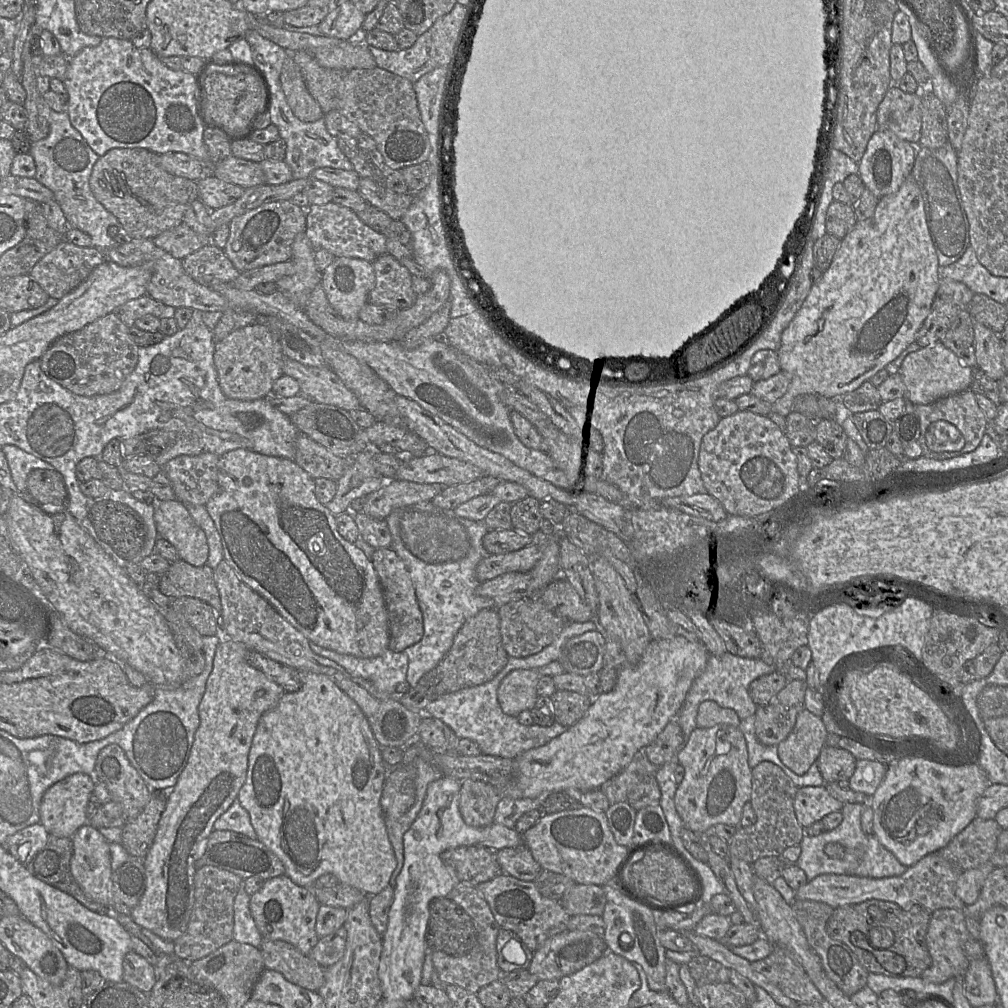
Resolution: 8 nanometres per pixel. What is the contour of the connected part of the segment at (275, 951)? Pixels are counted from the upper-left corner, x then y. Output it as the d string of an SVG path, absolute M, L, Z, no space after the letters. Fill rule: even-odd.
M263 939L260 951L266 969L281 973L303 989L318 991L325 982L325 968L288 942Z

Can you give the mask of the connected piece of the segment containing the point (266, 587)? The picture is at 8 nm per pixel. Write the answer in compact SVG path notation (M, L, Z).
M238 448L220 456L219 491L206 509L221 537L224 560L238 578L264 597L309 641L360 658L381 655L389 645L389 618L371 558L338 532L336 517L316 497L314 479L294 460Z

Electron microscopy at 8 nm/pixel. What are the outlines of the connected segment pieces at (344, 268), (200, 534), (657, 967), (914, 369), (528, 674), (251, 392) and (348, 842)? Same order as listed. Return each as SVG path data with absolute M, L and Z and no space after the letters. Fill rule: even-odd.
M335 257L334 261L322 271L322 287L333 306L345 319L359 318L359 312L368 302L368 295L375 285L375 272L372 262L350 257Z
M159 500L154 506L159 536L171 543L180 559L196 566L206 565L209 547L204 531L178 500Z
M612 883L603 887L606 895L606 905L602 918L605 922L604 942L609 952L618 954L631 963L640 964L646 974L648 986L656 992L668 991L666 977L666 949L658 938L658 928L655 923L655 913L646 907L630 900ZM623 933L632 937L632 944L629 949L624 949L620 942Z
M936 342L910 353L903 360L898 373L906 387L906 401L915 405L928 405L949 395L968 390L972 382L973 369L965 366L942 342Z
M559 661L532 669L517 669L508 673L501 681L497 697L503 712L518 717L525 710L535 708L538 698L537 684L543 676L562 674L564 668Z
M253 323L235 330L216 342L214 348L219 386L230 399L252 401L271 395L274 382L284 374L283 361L284 353L278 337L265 323Z
M298 670L301 687L296 692L285 692L276 706L266 711L259 719L248 754L248 771L237 799L249 813L251 824L257 834L256 839L269 848L283 863L285 874L294 883L311 889L324 874L335 875L339 883L349 885L367 896L380 893L390 884L391 876L397 867L397 860L388 836L386 819L381 807L381 795L387 766L383 760L381 746L378 744L369 721L358 704L341 690L327 675Z

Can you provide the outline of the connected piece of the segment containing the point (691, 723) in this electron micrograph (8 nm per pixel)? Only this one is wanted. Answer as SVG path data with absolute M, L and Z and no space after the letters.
M725 652L721 656L709 655L704 671L693 682L684 704L677 714L684 741L687 743L688 738L695 728L696 718L700 704L707 700L715 701L723 708L733 709L740 720L755 714L757 706L749 695L749 685L755 679L776 671L774 666L765 663L760 658L745 658Z

